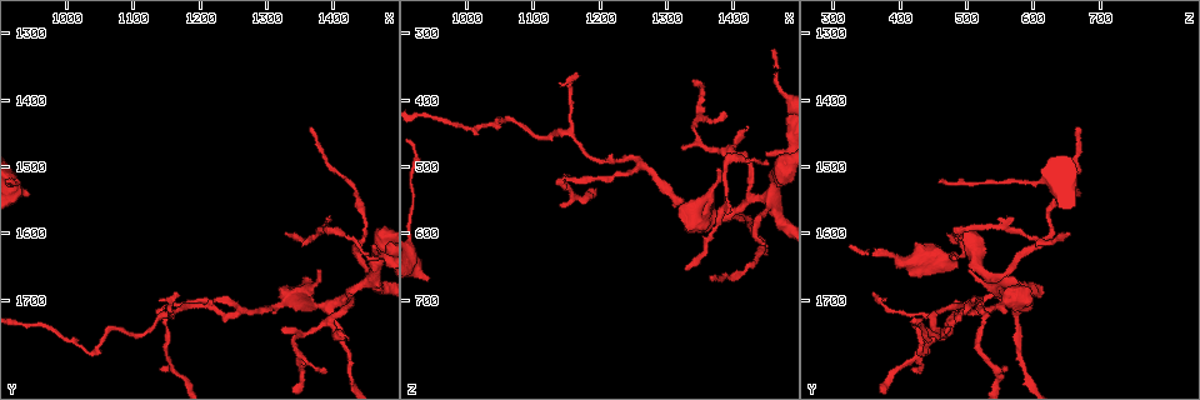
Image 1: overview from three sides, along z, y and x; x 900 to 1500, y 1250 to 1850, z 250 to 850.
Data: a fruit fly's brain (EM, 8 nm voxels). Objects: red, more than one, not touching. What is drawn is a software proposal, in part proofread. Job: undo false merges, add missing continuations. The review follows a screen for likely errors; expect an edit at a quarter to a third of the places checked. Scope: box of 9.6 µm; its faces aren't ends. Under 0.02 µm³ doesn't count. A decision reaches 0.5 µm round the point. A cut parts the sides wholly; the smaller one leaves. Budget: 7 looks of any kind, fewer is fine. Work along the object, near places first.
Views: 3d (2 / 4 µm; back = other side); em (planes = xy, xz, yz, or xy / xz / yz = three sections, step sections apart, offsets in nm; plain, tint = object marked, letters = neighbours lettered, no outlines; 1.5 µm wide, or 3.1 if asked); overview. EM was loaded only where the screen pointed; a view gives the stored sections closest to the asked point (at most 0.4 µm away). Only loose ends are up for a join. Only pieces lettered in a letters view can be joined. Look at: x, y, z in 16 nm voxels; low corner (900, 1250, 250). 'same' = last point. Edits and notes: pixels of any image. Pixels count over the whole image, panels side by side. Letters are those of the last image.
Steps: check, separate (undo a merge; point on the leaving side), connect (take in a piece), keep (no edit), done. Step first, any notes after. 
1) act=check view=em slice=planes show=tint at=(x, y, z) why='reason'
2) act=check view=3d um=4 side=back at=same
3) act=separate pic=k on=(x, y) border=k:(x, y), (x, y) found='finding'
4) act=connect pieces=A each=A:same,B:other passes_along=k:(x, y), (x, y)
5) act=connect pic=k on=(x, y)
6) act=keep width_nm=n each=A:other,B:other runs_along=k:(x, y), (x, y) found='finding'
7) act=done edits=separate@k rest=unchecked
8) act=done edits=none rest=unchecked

act=check view=em slice=planes show=letters at=(1040, 1780, 435) why='abrupt turn'

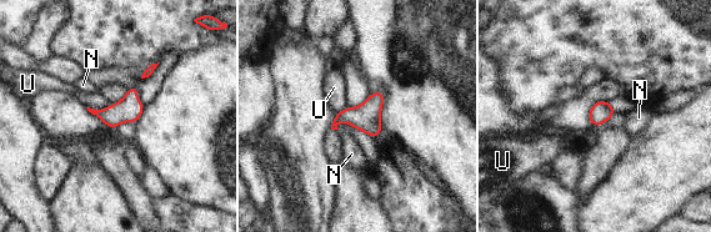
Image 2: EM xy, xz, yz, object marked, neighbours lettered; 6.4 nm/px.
act=keep each=N:other,U:other found='all the same neuron'

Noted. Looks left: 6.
act=check view=em slice=planes show=letters at=(1220, 1700, 515) why='a narrow waist'

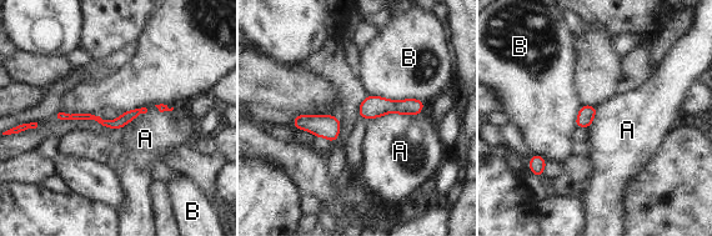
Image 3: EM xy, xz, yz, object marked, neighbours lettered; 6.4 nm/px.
act=keep longest_contact=B:380nm each=A:other,B:other runs_along=3:(144, 110), (118, 124), (60, 115) found='continuous, no second neuron'

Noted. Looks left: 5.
act=check view=3d um=2 at=(940, 1545, 670) why='thick end'

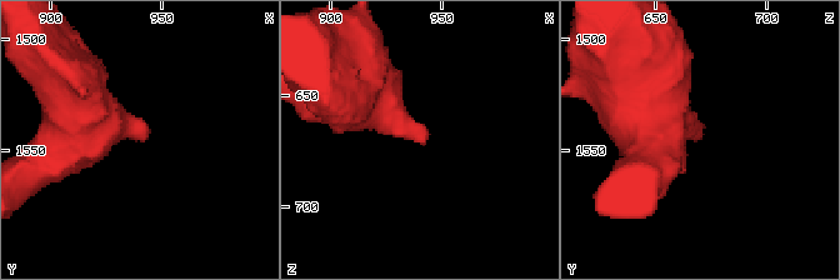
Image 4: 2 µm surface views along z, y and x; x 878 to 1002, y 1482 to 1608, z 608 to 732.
act=check view=em slice=xy step=4 show=letters at=(943, 1545, 668) why='now the EM'

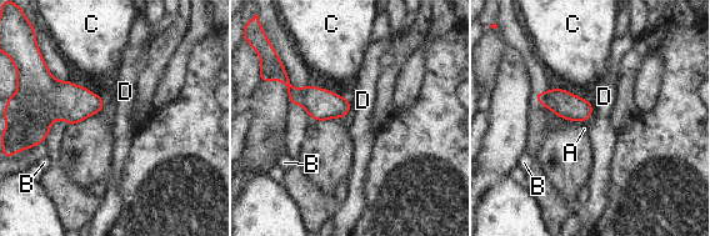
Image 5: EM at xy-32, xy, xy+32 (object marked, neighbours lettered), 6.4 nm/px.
act=keep each=A:other,B:other,C:other,D:other found='none of them fits'

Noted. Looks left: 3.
act=done edits=none rest=unchecked

